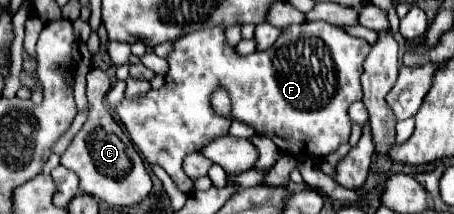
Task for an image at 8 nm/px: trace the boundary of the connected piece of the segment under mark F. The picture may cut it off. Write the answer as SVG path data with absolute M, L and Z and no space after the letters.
M302 22L282 30L280 40L276 40L272 48L242 56L240 52L236 52L234 46L226 42L224 26L210 26L200 32L180 36L180 40L176 38L172 52L168 54L170 70L166 74L164 86L160 90L150 90L142 96L122 98L122 102L116 106L116 114L142 156L150 164L156 162L164 166L172 180L176 180L178 188L184 192L192 190L192 180L182 170L184 156L200 150L214 138L227 134L230 128L230 122L222 116L216 116L210 108L210 94L220 86L230 92L232 114L252 126L258 134L272 138L282 152L322 158L349 140L352 123L346 110L352 102L362 100L360 77L368 48L370 44L366 40L348 36L342 28L328 22Z

